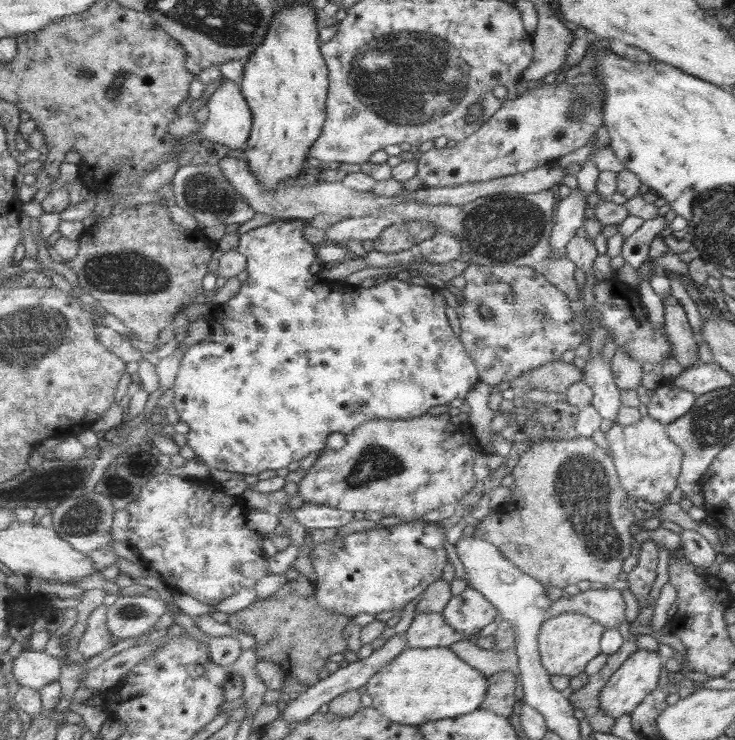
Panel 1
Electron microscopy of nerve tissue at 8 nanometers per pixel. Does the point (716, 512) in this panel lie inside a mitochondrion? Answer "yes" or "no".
no

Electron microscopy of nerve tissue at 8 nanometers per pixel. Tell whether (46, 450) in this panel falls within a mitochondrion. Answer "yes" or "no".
no

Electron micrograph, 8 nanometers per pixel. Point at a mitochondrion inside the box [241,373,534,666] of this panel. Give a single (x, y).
(376, 462)

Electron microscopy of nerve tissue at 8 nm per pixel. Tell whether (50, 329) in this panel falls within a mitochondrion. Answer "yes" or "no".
yes

